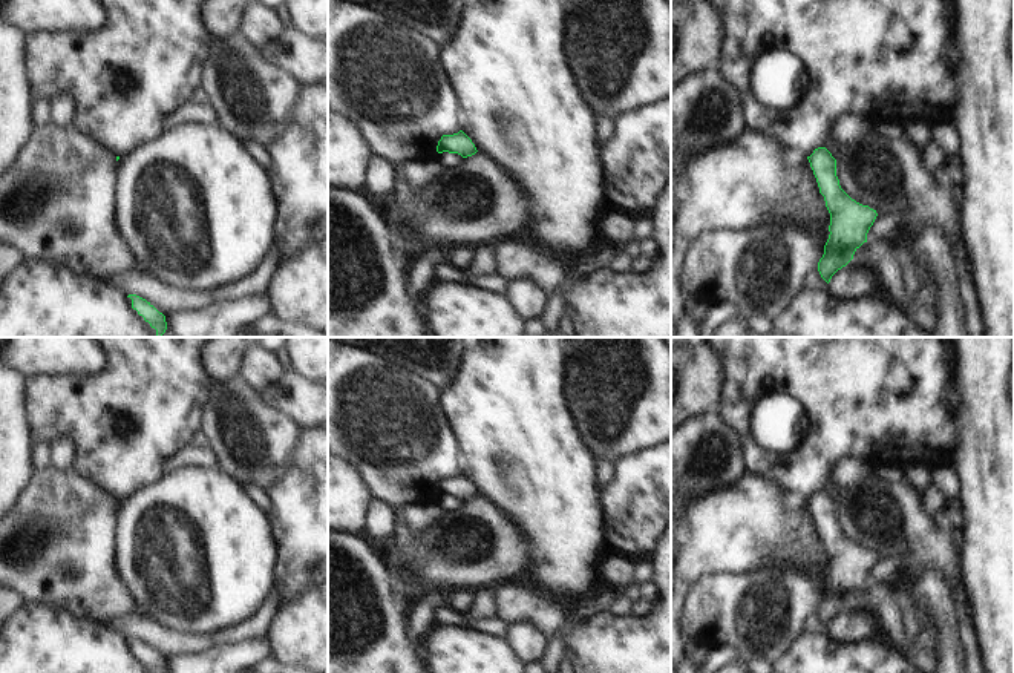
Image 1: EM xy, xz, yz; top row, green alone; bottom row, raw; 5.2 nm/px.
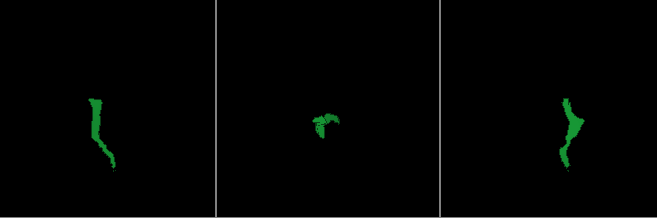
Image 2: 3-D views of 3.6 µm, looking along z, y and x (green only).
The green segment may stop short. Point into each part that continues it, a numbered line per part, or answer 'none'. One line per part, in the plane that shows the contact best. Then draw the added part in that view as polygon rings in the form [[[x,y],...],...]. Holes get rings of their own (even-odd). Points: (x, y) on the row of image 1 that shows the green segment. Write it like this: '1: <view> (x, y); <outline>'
none

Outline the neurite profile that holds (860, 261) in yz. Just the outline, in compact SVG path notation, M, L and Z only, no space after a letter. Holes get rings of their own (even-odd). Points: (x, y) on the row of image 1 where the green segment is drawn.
M867 242L856 248L853 259L846 267L865 268L870 274L873 290L876 290L878 287L884 285L884 281L873 262L864 256L862 250L865 248L865 245Z

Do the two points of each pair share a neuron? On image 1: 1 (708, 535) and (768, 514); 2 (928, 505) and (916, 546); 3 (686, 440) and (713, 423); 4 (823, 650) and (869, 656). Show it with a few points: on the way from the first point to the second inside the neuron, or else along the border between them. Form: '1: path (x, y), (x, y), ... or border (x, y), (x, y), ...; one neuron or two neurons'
1: path (723, 532), (752, 523); one neuron
2: border (921, 497), (921, 509), (932, 518); two neurons
3: path (693, 440), (706, 430); one neuron
4: path (834, 656), (858, 656); one neuron

